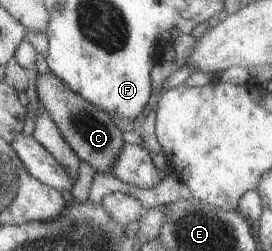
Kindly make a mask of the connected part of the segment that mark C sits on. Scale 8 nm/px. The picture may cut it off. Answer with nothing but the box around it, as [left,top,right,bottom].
[35,72,123,172]

